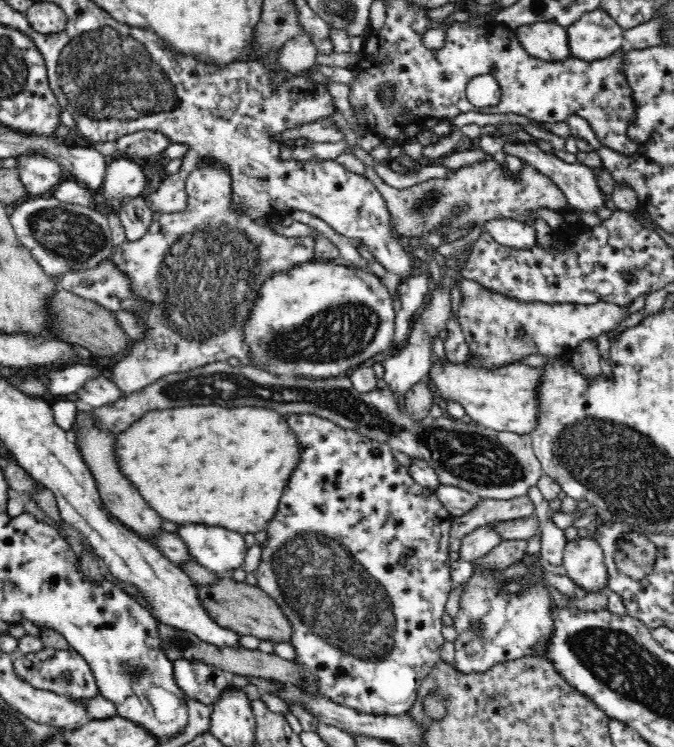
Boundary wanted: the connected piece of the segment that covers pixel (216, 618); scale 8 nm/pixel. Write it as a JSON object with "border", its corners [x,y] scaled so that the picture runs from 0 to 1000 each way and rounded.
{"border":[[[319,766],[323,776],[315,782],[294,782],[282,776],[288,786],[288,797],[294,802],[294,810],[300,818],[323,838],[353,849],[371,849],[389,857],[407,859],[429,859],[430,835],[423,822],[407,802],[395,798],[395,794],[383,788],[380,783],[366,782],[364,778],[347,776],[343,768]]]}

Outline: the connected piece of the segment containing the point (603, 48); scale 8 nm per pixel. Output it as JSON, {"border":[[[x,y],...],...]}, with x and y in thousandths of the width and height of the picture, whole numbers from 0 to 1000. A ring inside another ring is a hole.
{"border":[[[893,9],[865,19],[841,41],[850,75],[869,82],[899,78],[927,59],[927,39]]]}

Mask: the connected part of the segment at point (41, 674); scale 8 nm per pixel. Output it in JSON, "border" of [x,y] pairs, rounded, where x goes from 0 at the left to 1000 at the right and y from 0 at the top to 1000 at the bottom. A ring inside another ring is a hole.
{"border":[[[65,865],[62,870],[37,874],[21,885],[24,900],[50,921],[73,924],[104,936],[132,936],[150,929],[142,906],[131,885],[110,867],[86,870]]]}

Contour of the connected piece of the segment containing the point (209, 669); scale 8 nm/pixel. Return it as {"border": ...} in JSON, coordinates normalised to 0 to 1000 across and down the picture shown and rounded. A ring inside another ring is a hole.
{"border":[[[263,884],[257,889],[258,916],[273,928],[273,932],[298,940],[306,945],[318,942],[323,929],[335,921],[340,904],[315,892],[300,889],[294,885]]]}

